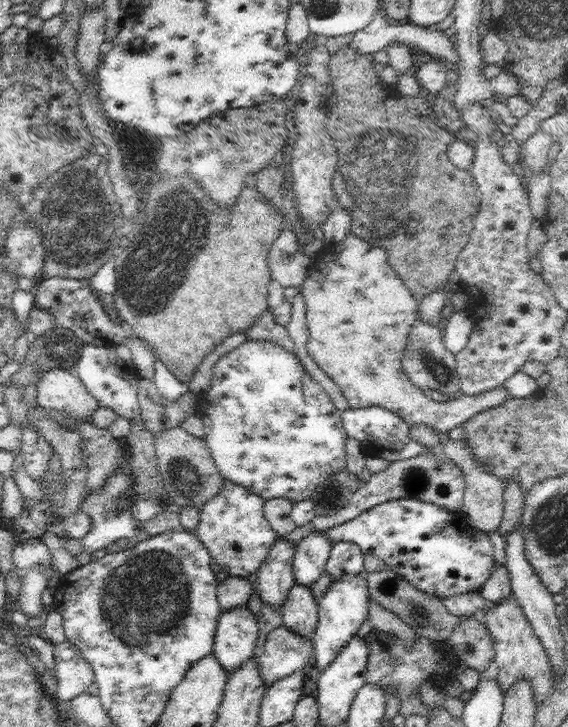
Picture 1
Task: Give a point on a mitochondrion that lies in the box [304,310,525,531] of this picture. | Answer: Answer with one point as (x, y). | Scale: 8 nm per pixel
(414, 480)

